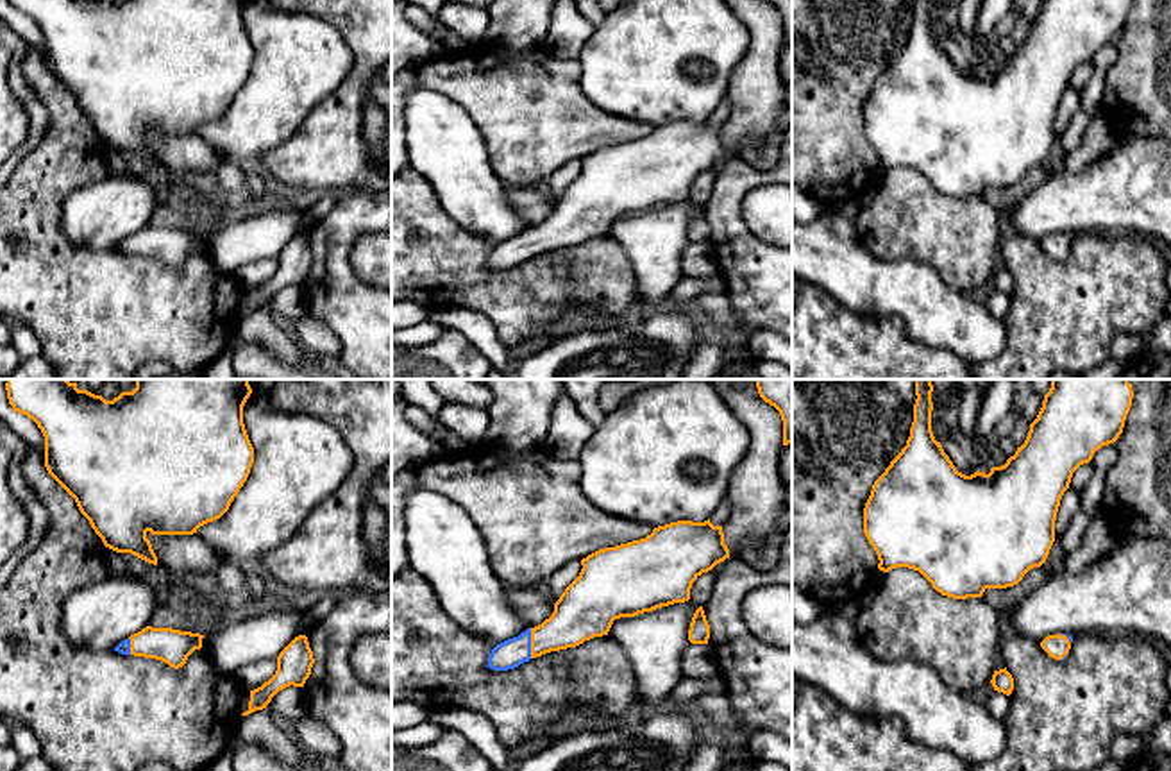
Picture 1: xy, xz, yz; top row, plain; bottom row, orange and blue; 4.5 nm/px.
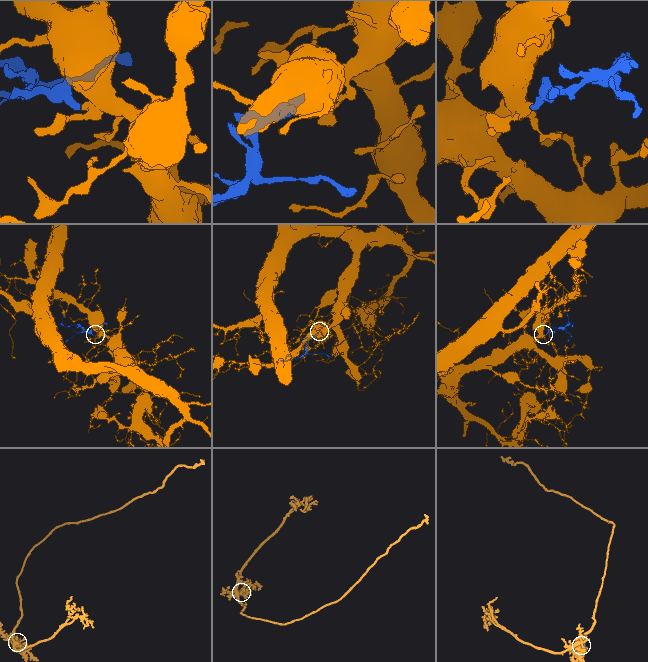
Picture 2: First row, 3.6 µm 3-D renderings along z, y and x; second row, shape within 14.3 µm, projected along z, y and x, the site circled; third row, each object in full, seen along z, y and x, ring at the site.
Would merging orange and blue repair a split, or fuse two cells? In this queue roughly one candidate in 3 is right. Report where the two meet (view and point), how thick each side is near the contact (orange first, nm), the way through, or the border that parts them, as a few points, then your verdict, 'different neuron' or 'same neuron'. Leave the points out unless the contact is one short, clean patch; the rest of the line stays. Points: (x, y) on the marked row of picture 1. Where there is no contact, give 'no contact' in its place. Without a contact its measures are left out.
xz (531, 643) | 220/130 nm | same neuron

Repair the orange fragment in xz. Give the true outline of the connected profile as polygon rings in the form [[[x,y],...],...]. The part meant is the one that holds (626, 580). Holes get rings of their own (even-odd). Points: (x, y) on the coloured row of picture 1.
[[[678,521],[640,540],[599,549],[581,560],[579,576],[549,619],[497,644],[488,667],[515,669],[551,651],[608,635],[615,619],[690,599],[692,583],[729,558],[722,526]]]

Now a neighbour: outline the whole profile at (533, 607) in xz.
[[[515,589],[515,608],[527,626],[535,628],[552,615],[554,603],[535,589]]]

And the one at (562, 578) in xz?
[[[581,560],[569,562],[561,569],[558,569],[549,580],[549,597],[552,603],[560,599],[560,596],[565,592],[565,589],[579,576],[583,565]]]

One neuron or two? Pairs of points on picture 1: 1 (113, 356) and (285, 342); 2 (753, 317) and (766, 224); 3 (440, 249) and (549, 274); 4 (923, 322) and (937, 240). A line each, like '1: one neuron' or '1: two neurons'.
1: two neurons
2: two neurons
3: one neuron
4: two neurons

